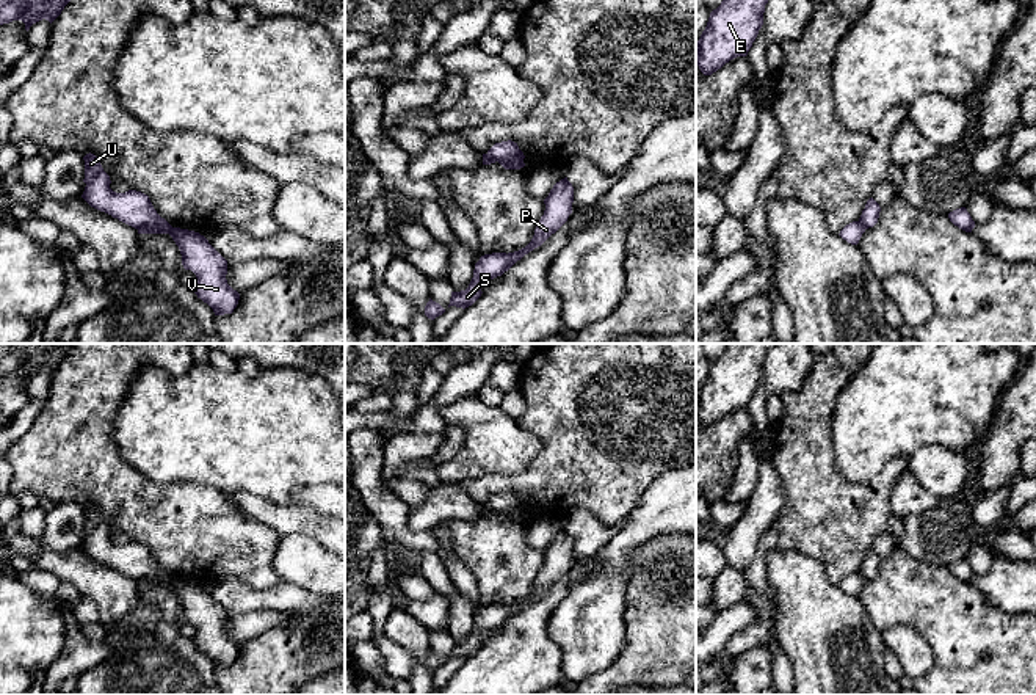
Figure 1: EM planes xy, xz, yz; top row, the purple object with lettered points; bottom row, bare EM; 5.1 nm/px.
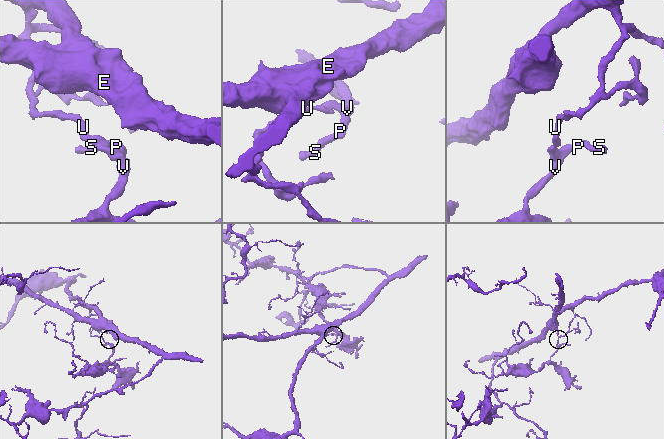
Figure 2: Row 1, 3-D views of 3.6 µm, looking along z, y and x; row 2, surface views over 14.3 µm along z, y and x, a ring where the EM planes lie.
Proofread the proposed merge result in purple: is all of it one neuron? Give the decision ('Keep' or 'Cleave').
Cleave

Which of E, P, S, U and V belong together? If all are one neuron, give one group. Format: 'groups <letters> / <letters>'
groups E U / P S V

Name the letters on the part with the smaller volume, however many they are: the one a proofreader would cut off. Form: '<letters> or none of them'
P, S, V

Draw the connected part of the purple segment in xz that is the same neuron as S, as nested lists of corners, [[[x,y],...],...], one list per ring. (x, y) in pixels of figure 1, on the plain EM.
[[[567,529],[553,537],[544,551],[545,562],[536,576],[531,593],[514,604],[484,606],[475,615],[473,629],[465,642],[451,643],[450,657],[469,659],[481,648],[481,637],[508,623],[525,606],[541,598],[552,585],[555,585],[572,565],[574,538]]]

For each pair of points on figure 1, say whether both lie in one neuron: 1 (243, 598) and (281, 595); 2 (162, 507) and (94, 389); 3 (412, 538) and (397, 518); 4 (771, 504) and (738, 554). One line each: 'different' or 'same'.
1: same
2: same
3: same
4: same

